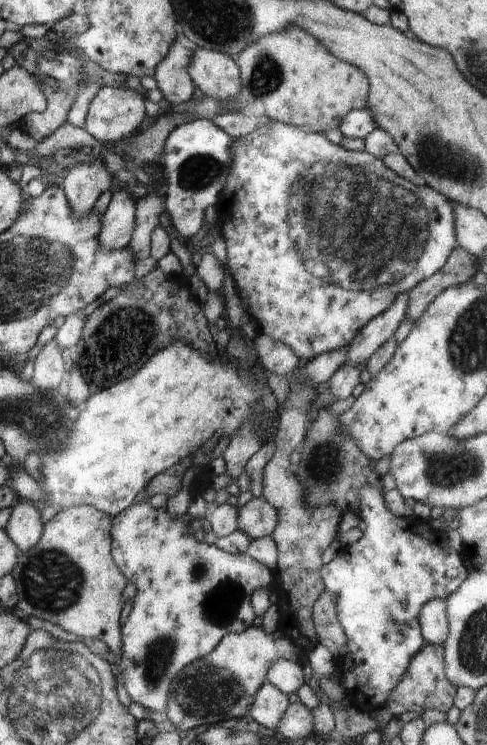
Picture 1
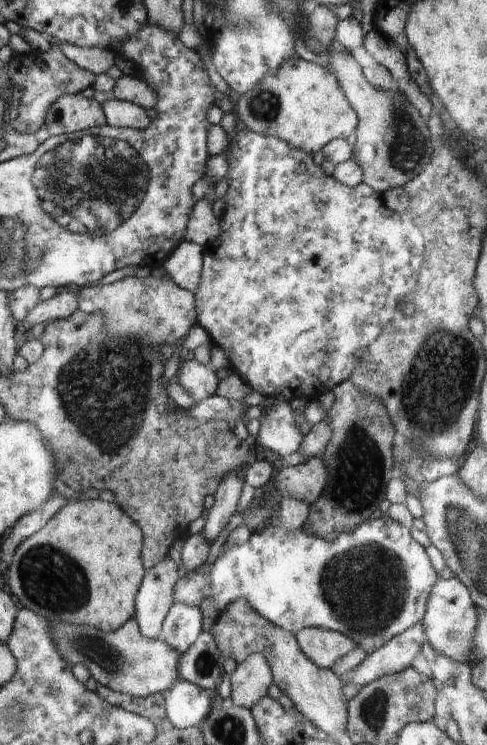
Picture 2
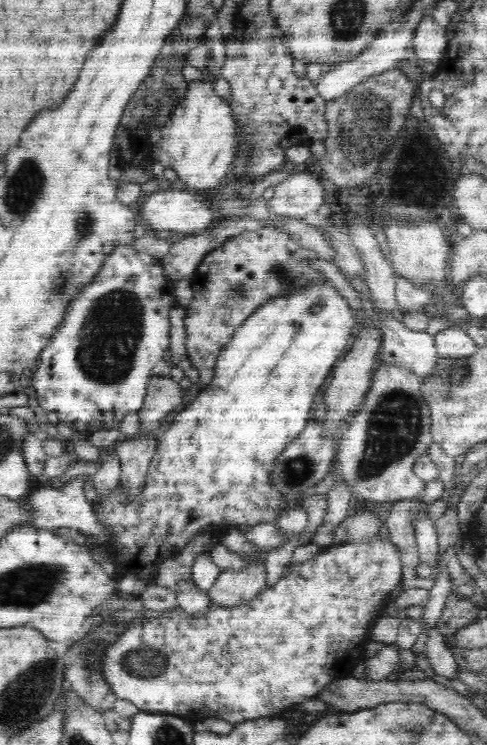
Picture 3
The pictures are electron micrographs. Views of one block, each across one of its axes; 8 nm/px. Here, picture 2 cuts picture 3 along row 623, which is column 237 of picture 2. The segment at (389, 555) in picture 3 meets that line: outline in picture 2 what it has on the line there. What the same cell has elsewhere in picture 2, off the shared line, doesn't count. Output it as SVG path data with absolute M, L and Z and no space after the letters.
M248 128L229 135L229 146L224 154L227 158L228 172L221 182L221 193L226 200L224 214L220 218L222 230L218 238L210 242L203 252L200 284L198 290L193 293L197 322L210 335L212 344L222 348L228 360L227 366L250 384L254 392L266 397L282 397L285 401L295 398L319 400L319 397L334 390L341 382L350 380L358 362L358 350L362 356L366 346L374 338L378 338L382 328L390 322L392 312L400 306L402 298L414 288L418 268L422 264L424 240L420 232L412 232L400 226L400 216L388 210L381 195L368 184L362 182L355 187L342 184L334 176L324 174L324 170L314 164L312 154L292 148L280 138L258 134Z

